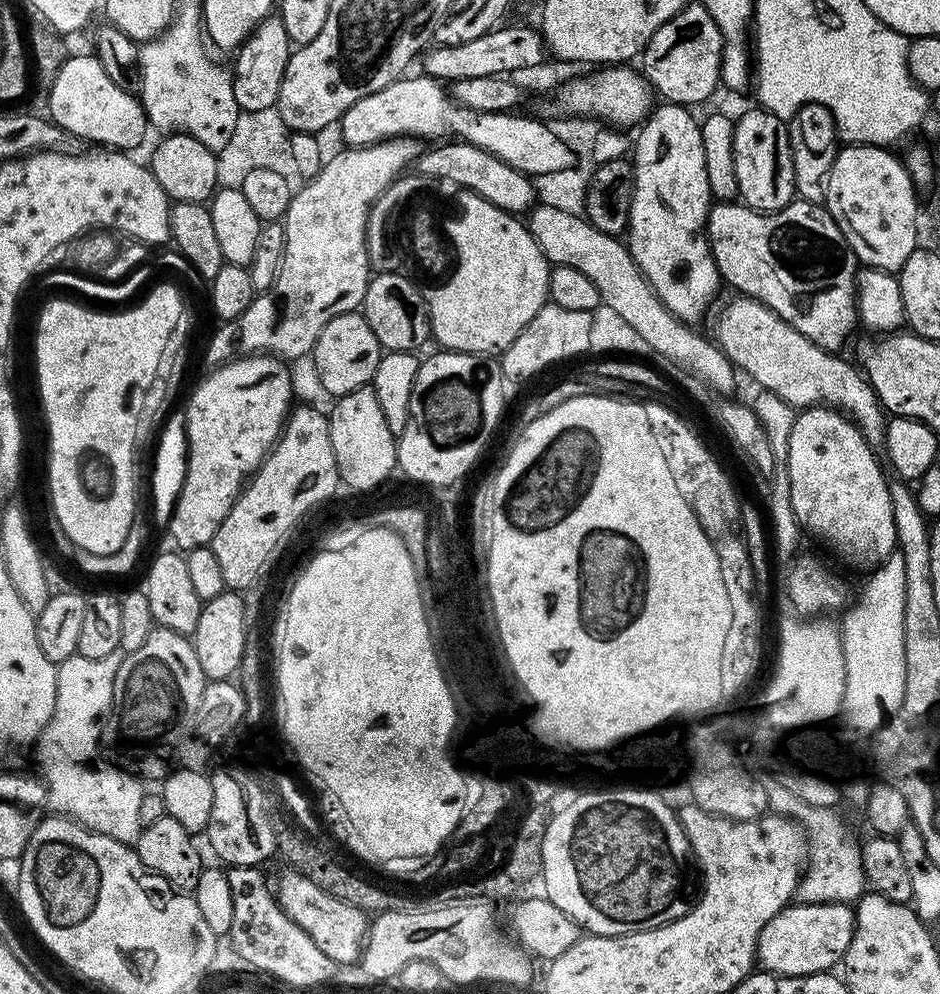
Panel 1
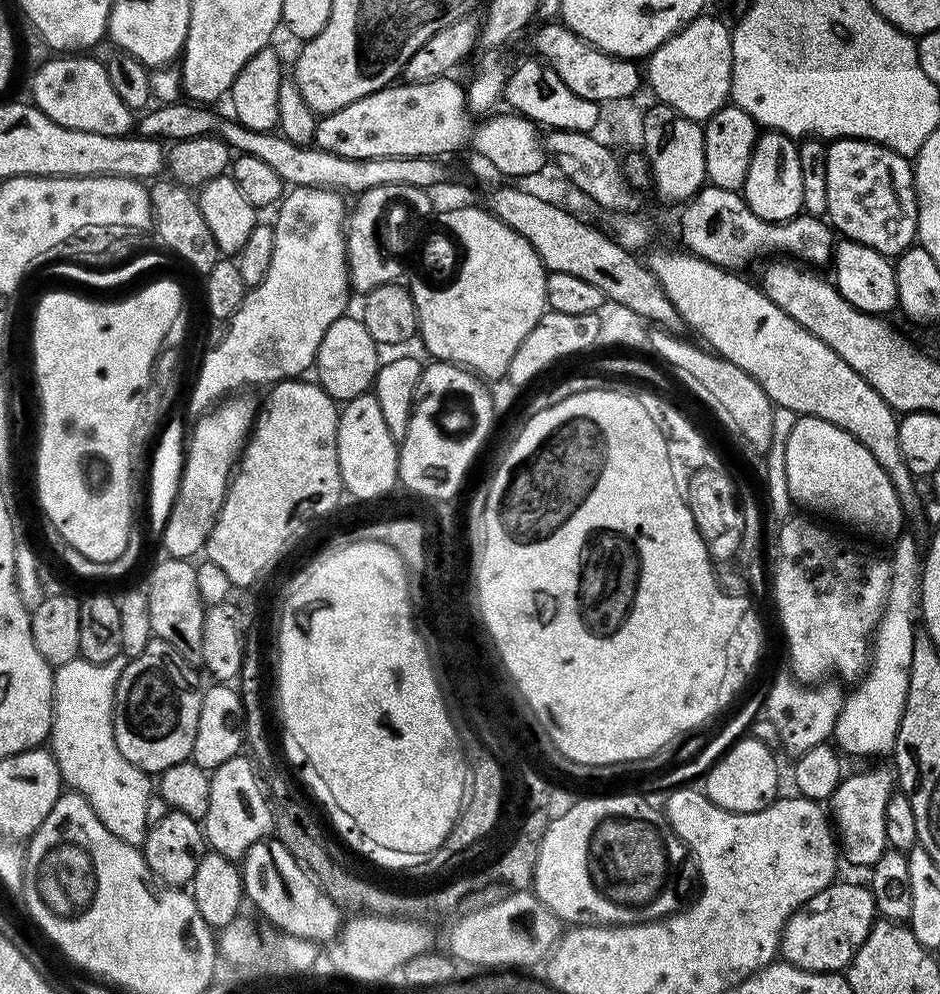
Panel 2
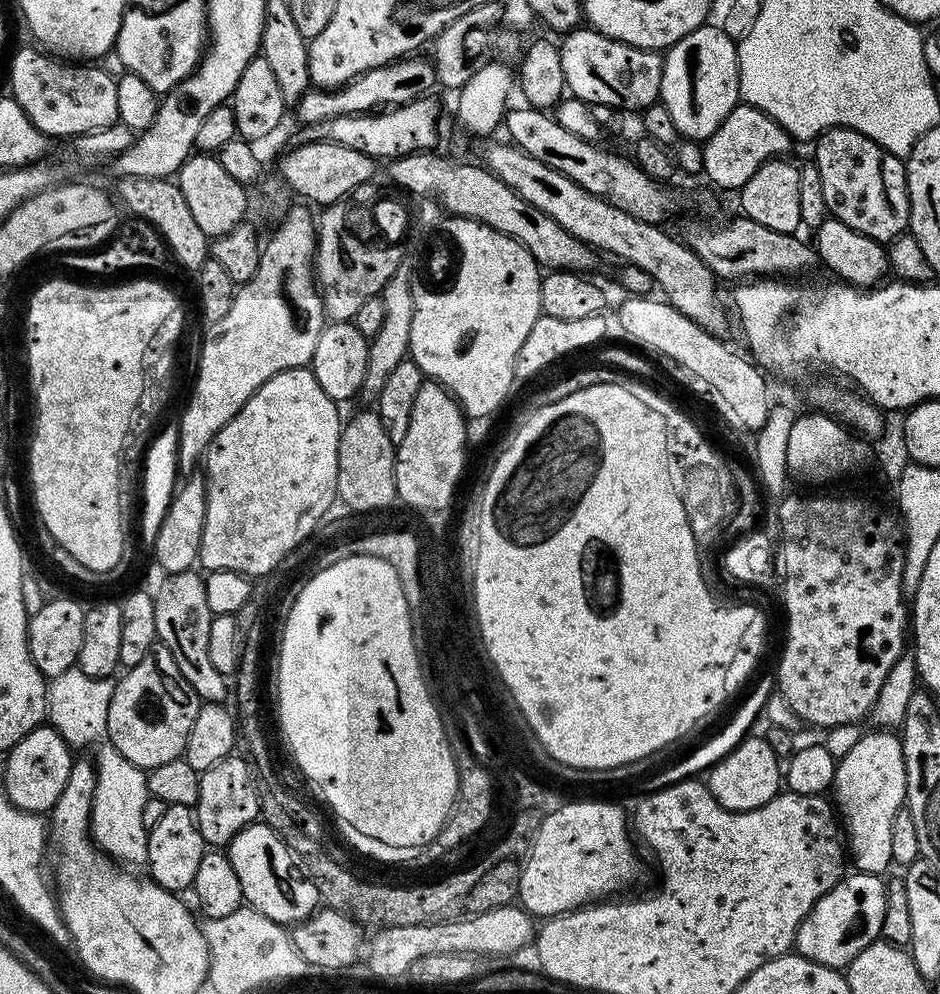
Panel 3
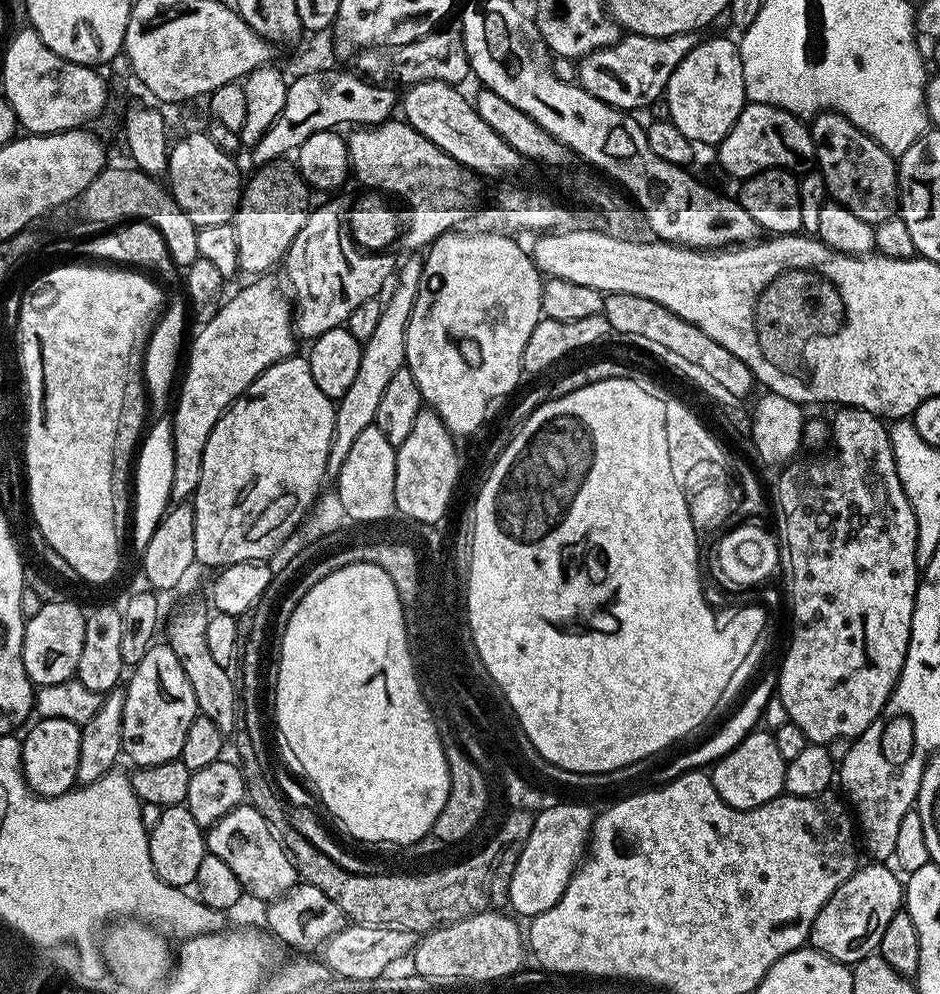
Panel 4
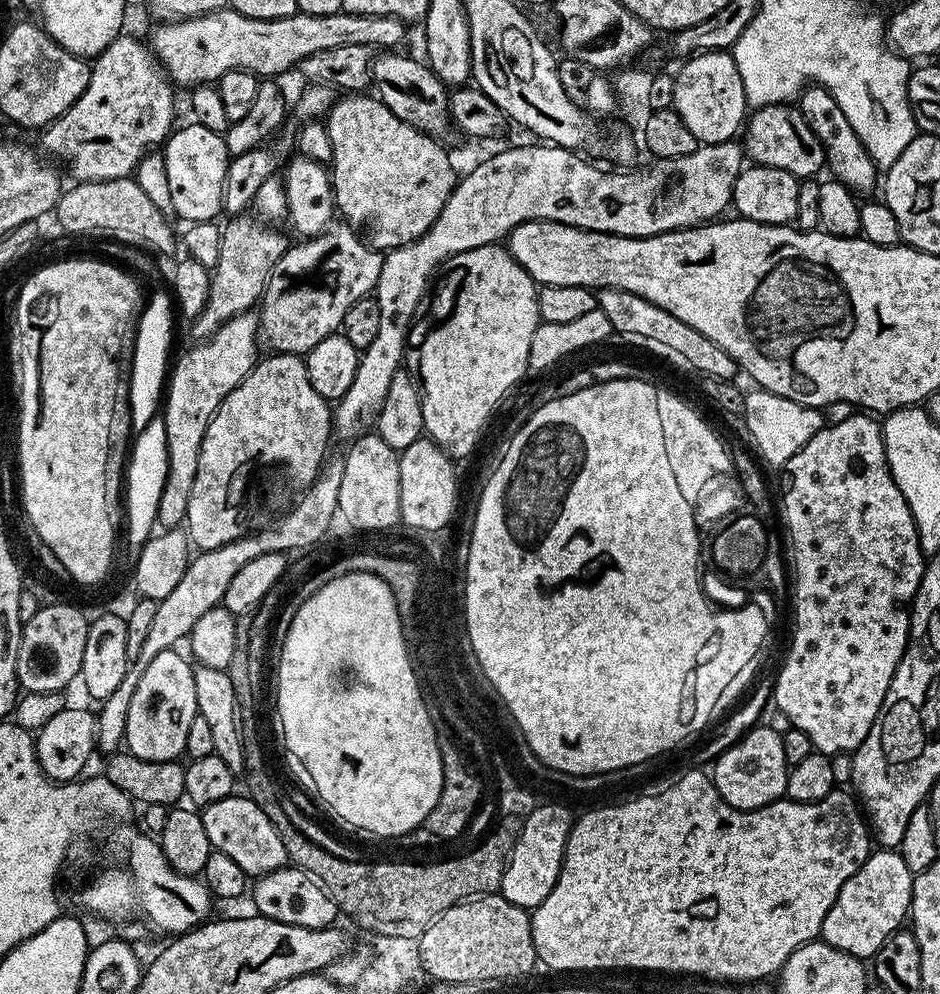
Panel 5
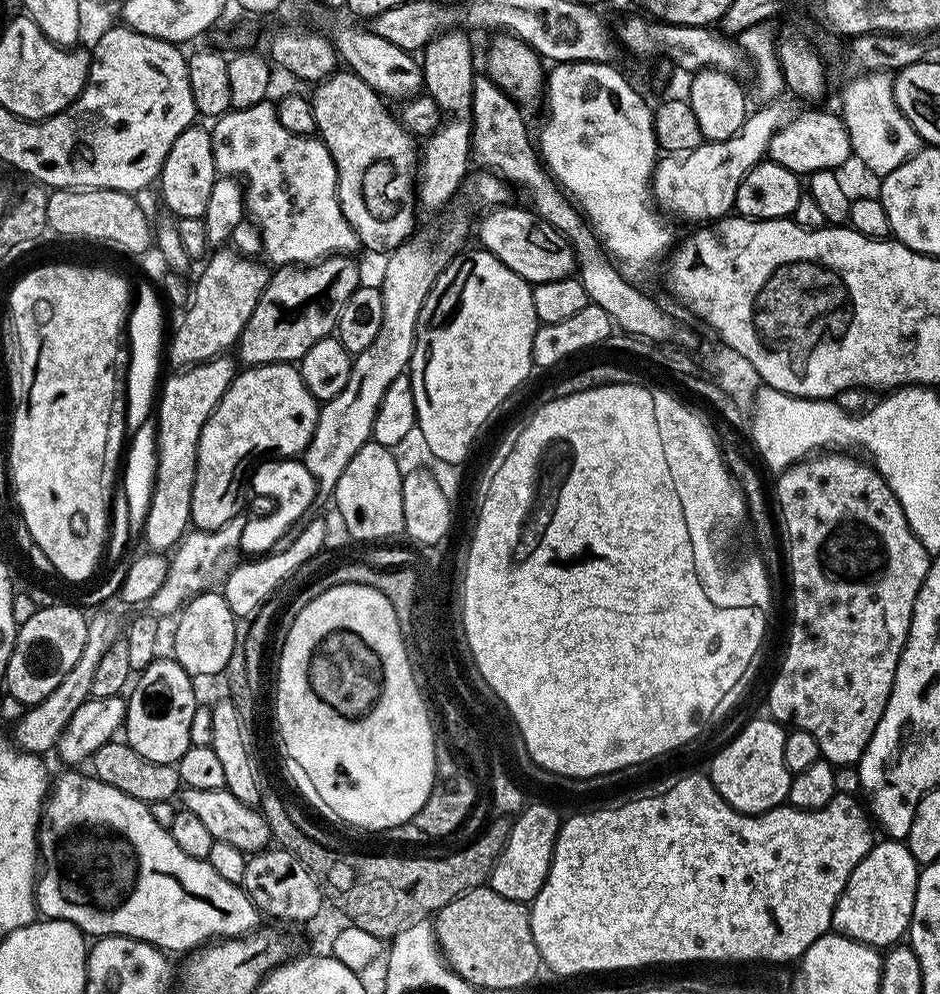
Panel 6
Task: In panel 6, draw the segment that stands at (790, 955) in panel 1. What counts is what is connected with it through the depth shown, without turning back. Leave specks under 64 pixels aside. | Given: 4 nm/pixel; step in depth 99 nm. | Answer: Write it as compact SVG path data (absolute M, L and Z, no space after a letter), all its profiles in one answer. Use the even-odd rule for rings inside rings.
M884 838L881 841L881 844L880 841L873 843L866 858L862 858L862 862L858 862L858 866L854 866L854 870L836 903L836 909L832 915L832 928L846 938L869 944L871 948L888 950L897 942L905 939L908 924L912 921L920 868L916 859L910 854L907 843L891 838Z

